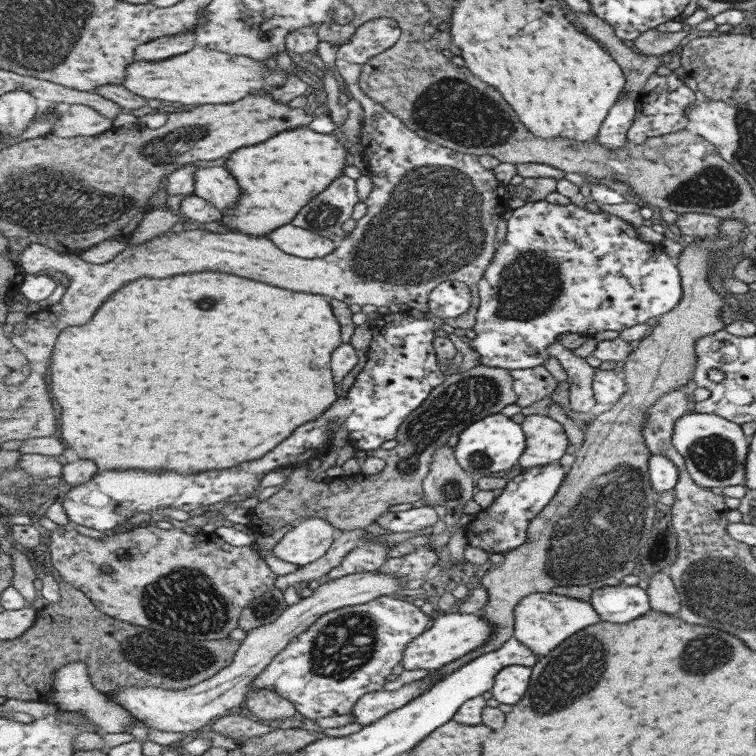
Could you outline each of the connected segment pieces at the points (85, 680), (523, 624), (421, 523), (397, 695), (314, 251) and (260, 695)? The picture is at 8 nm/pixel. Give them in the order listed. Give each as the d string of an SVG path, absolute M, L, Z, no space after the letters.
M77 661L77 663L65 664L59 672L56 672L55 684L52 684L53 702L63 711L86 712L86 716L98 724L101 733L126 732L126 728L136 722L135 715L96 688L90 674L88 662Z
M535 593L526 596L518 604L515 620L514 638L525 644L539 660L541 657L549 656L580 630L599 623L601 618L591 601L554 593Z
M429 506L413 507L401 512L388 511L381 518L377 518L376 523L390 533L413 532L427 527L436 530L441 526L437 510Z
M431 677L404 684L400 689L370 692L362 696L351 712L352 721L369 726L382 719L388 712L403 708L434 685Z
M292 223L286 224L270 232L267 236L279 244L287 254L300 256L304 259L318 259L330 255L336 249L336 242L315 234L306 228L299 228Z
M268 688L251 690L246 698L246 708L257 719L269 723L275 723L280 718L291 718L295 716L295 712L298 712L289 698L283 698Z

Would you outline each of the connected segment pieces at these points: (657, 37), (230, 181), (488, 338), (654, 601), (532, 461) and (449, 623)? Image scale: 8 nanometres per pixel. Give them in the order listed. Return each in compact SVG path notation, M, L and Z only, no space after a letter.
M651 29L637 37L633 45L641 55L659 57L675 51L678 42L681 42L687 34L685 30L665 33Z
M226 166L199 168L196 173L194 194L208 200L219 210L234 208L242 194L238 180Z
M547 199L529 202L513 210L512 215L507 220L507 234L504 241L498 246L498 251L487 269L486 275L480 280L478 292L480 294L480 308L478 309L477 322L474 326L476 337L471 339L469 344L480 354L479 364L490 367L501 367L515 370L541 366L549 360L549 348L559 343L560 334L577 333L583 336L595 336L597 332L607 330L620 331L635 324L653 322L656 318L661 318L667 312L678 307L682 295L680 276L677 274L677 258L669 258L661 248L655 248L654 244L641 242L635 238L635 230L625 224L623 220L615 218L604 212L593 213L571 203L567 206L551 203Z
M657 571L648 577L649 581L645 591L649 594L650 610L676 615L681 599L668 571Z
M540 413L527 415L521 423L527 437L527 448L518 467L524 470L545 467L561 460L569 450L569 436L563 424Z
M443 613L436 616L430 629L427 629L421 636L418 636L418 639L411 642L401 664L405 670L424 668L435 671L487 645L493 635L494 624L478 613Z

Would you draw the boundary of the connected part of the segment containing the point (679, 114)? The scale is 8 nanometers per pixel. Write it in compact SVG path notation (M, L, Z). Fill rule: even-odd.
M649 74L642 92L634 95L634 99L635 115L626 132L627 141L641 145L646 138L674 133L689 126L685 111L689 105L693 105L695 96L675 74L669 76Z

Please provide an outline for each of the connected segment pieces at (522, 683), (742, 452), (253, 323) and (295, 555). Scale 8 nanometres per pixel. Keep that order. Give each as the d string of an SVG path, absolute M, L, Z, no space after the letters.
M519 664L505 667L495 678L492 696L499 703L515 706L529 690L532 676L531 666Z
M683 413L674 420L671 442L682 456L685 472L699 488L737 486L744 482L744 462L748 443L739 424L714 414Z
M201 272L201 274L183 274L171 276L165 280L155 280L145 276L141 280L131 282L127 288L121 288L103 308L99 308L99 316L91 320L91 324L67 328L58 336L54 348L55 360L51 364L51 388L55 400L61 406L61 432L63 442L73 450L79 459L95 460L100 470L149 470L149 472L165 472L175 470L187 474L197 474L205 470L221 470L235 468L247 460L259 460L283 440L293 436L293 432L323 416L334 405L337 388L333 382L331 370L331 354L335 348L343 344L341 340L341 324L333 314L329 300L319 294L305 292L289 292L285 288L275 288L269 284L261 284L257 280L239 278L233 274L219 272Z
M313 516L311 520L301 521L291 528L274 546L272 553L297 567L307 566L327 555L338 535L339 530L331 522Z

